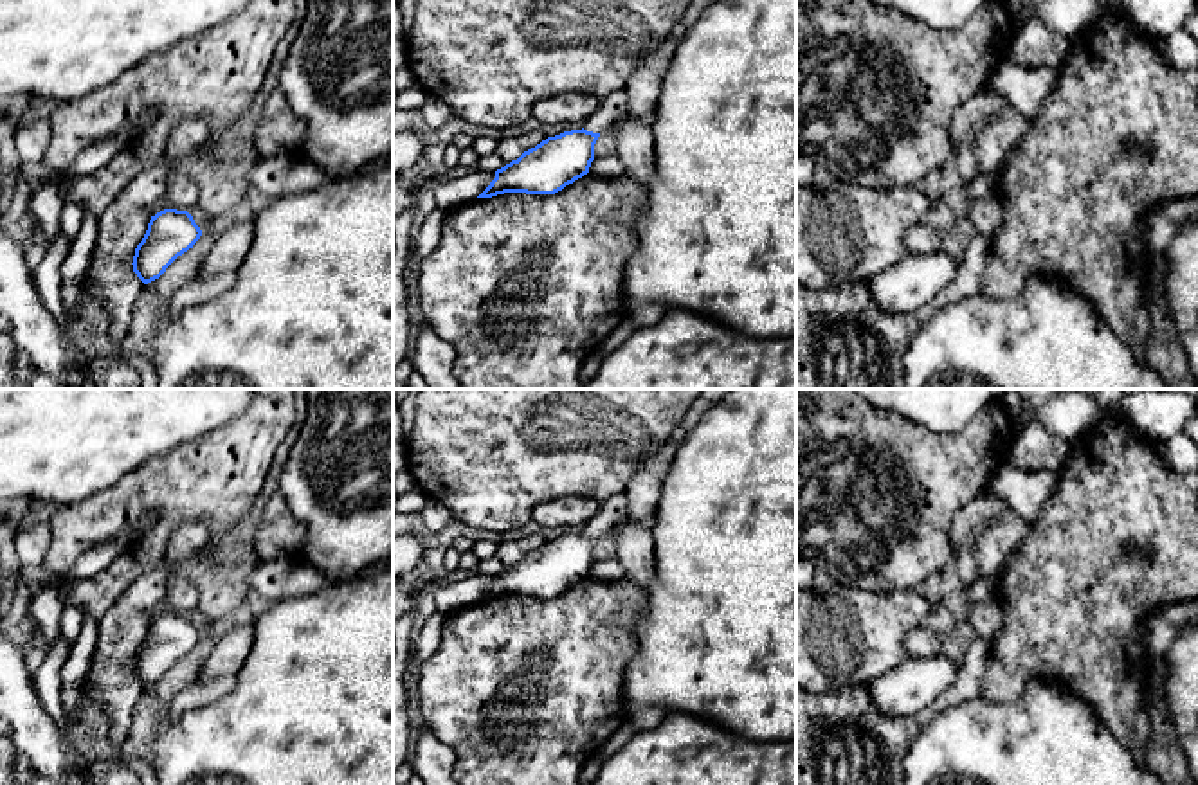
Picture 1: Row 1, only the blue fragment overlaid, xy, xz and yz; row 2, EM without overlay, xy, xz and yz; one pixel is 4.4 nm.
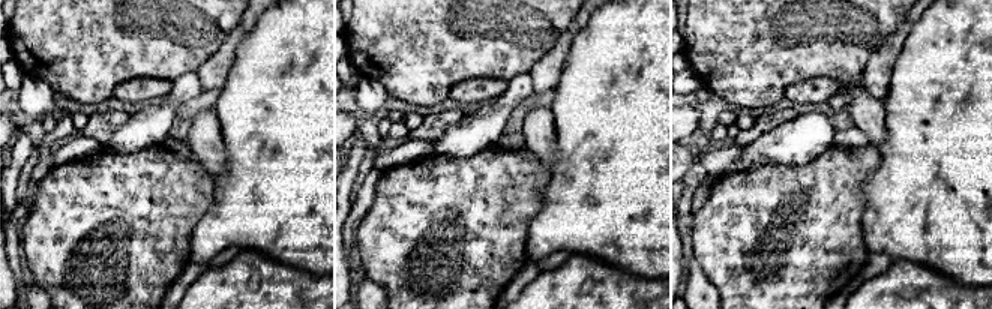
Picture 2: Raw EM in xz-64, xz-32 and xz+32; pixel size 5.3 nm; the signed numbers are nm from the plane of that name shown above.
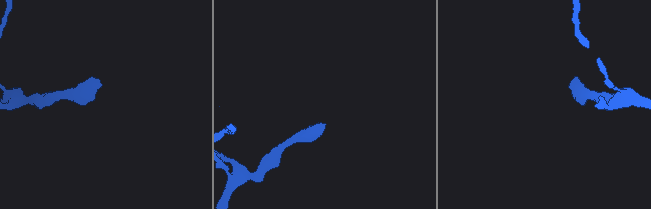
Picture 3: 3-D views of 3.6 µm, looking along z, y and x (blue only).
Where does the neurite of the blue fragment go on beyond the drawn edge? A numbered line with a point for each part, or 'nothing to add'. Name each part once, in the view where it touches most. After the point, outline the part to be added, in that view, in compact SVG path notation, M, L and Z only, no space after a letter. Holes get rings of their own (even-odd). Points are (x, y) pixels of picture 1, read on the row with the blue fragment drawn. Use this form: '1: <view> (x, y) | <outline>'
1: xz (613, 107) | M623 90L613 92L600 101L598 110L582 121L582 128L593 133L605 133L618 119L629 112L629 103Z

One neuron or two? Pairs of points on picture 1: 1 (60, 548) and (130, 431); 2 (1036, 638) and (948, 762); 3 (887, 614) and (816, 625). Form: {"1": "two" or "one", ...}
{"1": "two", "2": "two", "3": "one"}

